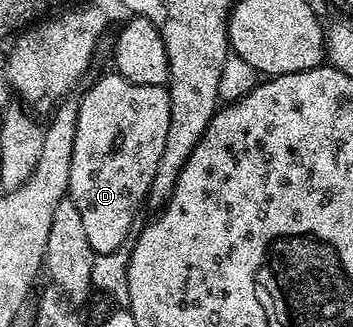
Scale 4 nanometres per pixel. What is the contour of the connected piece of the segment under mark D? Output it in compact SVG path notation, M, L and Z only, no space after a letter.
M111 71L108 77L95 81L84 97L78 98L77 139L73 139L73 167L69 167L69 196L81 211L85 239L96 255L117 251L128 244L131 224L139 213L139 204L148 200L161 151L165 151L165 135L169 135L171 97L161 85L138 85Z

